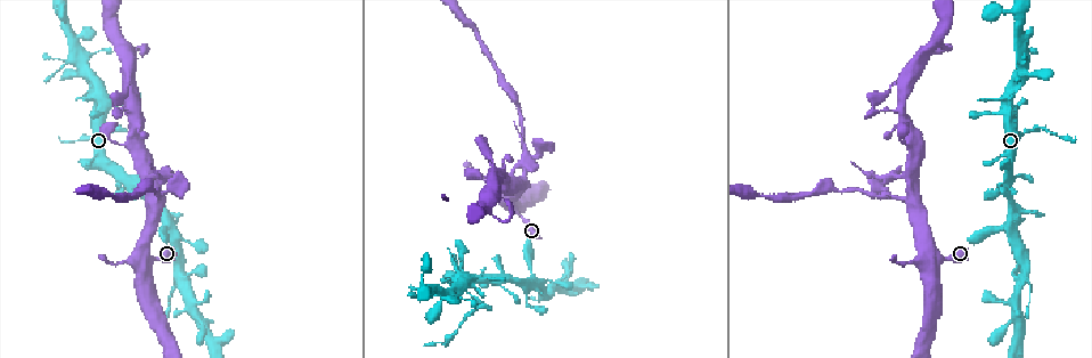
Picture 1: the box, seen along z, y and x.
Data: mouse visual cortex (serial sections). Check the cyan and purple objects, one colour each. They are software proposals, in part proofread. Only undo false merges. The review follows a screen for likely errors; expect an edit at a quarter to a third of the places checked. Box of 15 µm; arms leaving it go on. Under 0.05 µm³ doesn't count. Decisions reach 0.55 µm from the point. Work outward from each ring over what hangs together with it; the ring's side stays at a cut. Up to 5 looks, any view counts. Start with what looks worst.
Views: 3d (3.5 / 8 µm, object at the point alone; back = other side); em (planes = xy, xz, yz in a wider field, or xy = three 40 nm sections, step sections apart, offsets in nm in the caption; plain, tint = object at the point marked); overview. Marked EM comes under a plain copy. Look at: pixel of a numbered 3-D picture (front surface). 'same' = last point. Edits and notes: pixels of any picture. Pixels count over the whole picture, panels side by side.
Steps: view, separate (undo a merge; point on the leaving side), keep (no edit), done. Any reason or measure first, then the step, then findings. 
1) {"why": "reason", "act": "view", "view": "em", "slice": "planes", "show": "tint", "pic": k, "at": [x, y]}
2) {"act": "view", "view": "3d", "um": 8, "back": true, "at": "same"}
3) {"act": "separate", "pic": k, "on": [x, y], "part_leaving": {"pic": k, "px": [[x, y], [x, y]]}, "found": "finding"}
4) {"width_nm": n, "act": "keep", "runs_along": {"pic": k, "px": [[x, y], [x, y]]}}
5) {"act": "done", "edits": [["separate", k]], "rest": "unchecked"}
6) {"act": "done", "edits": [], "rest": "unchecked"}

{"why": "abrupt turn", "act": "view", "view": "em", "slice": "xy", "step": 3, "show": "tint", "pic": 1, "at": [117, 131]}

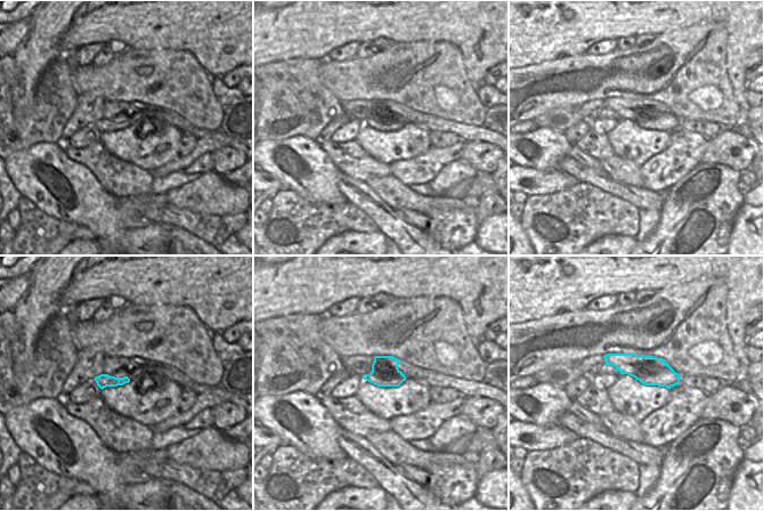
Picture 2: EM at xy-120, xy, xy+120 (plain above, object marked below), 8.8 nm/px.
{"act": "view", "view": "3d", "um": 3.5, "back": true, "at": "same"}

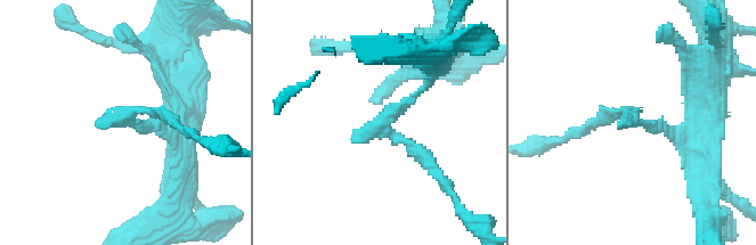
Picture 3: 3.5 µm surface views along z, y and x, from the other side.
{"width_nm": 240, "act": "separate", "pic": 3, "on": [431, 168], "part_leaving": {"pic": 3, "px": [[406, 141], [472, 221]]}, "found": "a second cell is stuck on"}

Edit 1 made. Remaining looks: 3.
{"why": "arms part here", "act": "view", "view": "3d", "um": 3.5, "pic": 1, "at": [889, 195]}

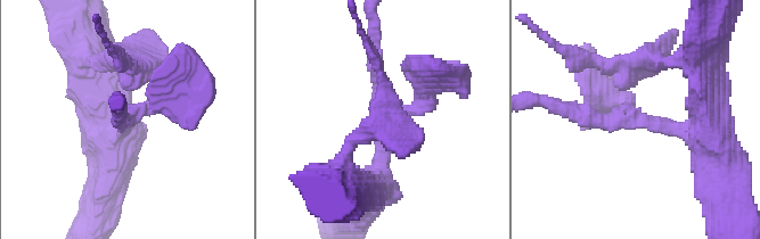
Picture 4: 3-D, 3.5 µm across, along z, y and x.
{"arms": 3, "arm_widths_nm": [200, 250, 300], "act": "view", "view": "em", "slice": "xy", "step": 3, "show": "tint", "pic": 4, "at": [127, 117]}

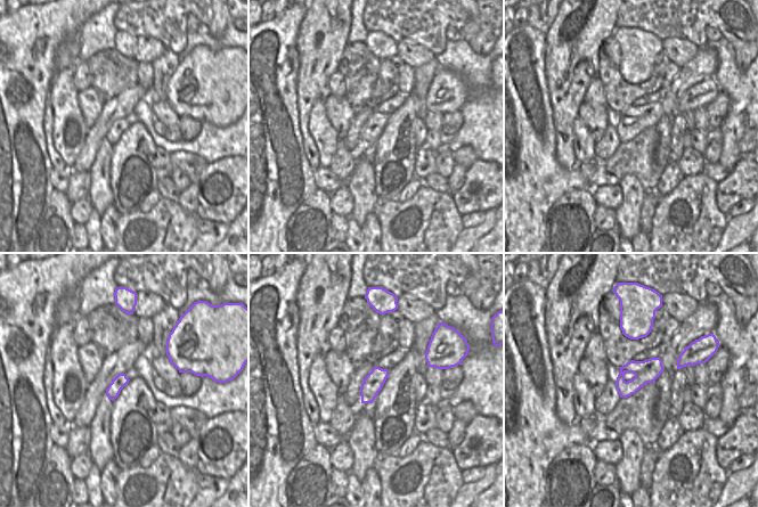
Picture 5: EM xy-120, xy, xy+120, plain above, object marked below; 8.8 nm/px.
{"width_nm": 180, "act": "separate", "pic": 4, "on": [413, 108], "part_leaving": {"pic": 4, "px": [[639, 118], [605, 122], [540, 100]]}, "found": "a second cell is stuck on"}

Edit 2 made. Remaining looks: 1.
{"act": "done", "edits": [["separate", 3], ["separate", 4]], "rest": "unchecked"}

